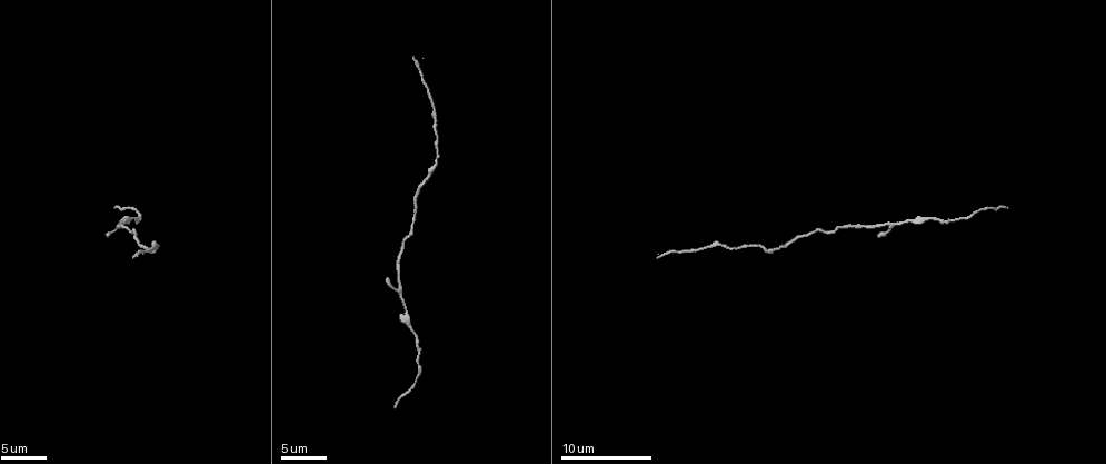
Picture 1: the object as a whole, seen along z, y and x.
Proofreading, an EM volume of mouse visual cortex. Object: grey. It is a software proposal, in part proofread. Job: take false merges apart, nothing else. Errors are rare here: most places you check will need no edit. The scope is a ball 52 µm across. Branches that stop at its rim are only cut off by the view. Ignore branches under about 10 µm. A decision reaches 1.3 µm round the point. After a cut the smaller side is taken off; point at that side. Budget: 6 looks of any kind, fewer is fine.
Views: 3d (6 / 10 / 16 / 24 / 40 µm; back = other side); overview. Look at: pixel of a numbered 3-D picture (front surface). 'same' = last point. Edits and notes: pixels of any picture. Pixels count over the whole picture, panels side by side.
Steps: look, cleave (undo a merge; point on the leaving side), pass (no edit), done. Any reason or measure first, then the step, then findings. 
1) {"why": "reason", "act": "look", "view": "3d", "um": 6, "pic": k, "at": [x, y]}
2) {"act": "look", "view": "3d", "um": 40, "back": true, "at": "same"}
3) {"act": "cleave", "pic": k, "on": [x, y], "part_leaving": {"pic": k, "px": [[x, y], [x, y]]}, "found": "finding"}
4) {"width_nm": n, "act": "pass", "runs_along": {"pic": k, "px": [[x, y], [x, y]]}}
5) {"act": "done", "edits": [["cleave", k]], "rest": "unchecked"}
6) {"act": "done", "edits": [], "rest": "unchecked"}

{"why": "sudden change in width", "act": "look", "view": "3d", "um": 10, "pic": 1, "at": [436, 165]}

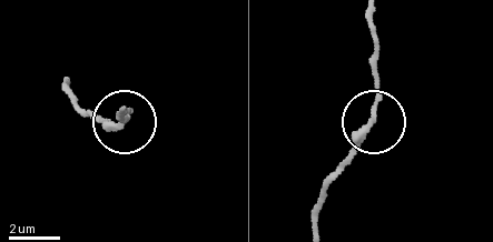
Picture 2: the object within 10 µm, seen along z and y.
{"act": "look", "view": "3d", "um": 6, "pic": 2, "at": [372, 120]}

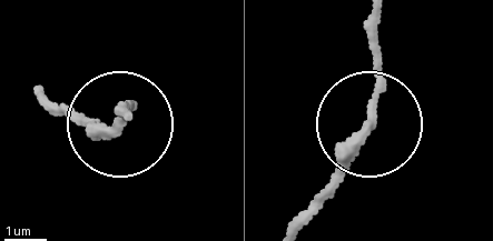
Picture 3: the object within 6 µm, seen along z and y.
{"act": "pass", "runs_along": {"pic": 3, "px": [[291, 226], [368, 119], [372, 23]]}, "found": "one neuron here"}

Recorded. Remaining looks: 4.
{"act": "look", "view": "3d", "um": 6, "pic": 1, "at": [830, 233]}

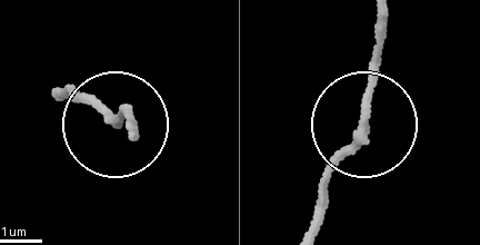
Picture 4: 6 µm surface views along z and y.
{"act": "pass", "runs_along": {"pic": 4, "px": [[361, 123], [322, 211]]}, "found": "all the same neuron"}

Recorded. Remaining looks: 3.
{"why": "sudden change in width", "act": "look", "view": "3d", "um": 10, "pic": 1, "at": [907, 220]}

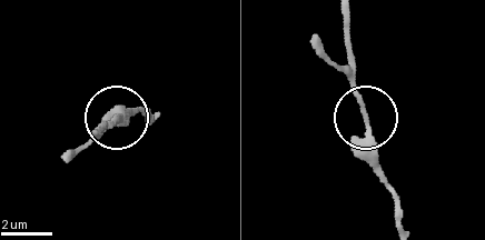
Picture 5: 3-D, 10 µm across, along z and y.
{"width_nm": 180, "act": "pass", "runs_along": {"pic": 5, "px": [[349, 14], [356, 97], [368, 122], [368, 160], [379, 178]]}, "found": "all the same neuron"}

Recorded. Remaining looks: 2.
{"act": "done", "edits": [], "rest": "unchecked"}

